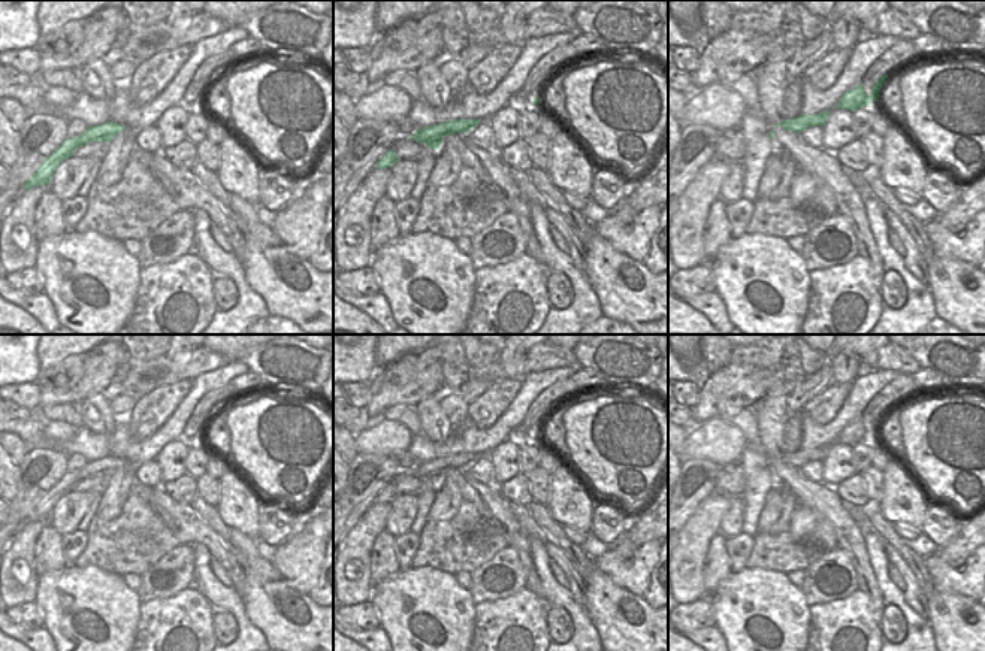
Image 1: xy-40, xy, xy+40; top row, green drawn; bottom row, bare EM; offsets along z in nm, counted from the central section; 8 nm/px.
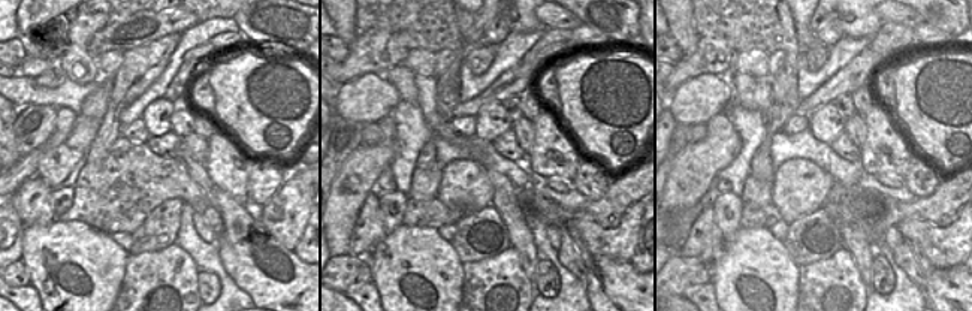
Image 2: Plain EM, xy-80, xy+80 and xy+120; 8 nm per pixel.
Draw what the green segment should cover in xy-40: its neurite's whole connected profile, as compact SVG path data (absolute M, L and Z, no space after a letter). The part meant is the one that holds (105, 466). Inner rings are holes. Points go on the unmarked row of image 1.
M109 455L96 461L87 461L87 464L79 470L66 472L66 475L34 505L31 512L25 515L24 526L36 520L49 520L49 514L58 499L72 491L79 481L88 476L109 476L124 463L124 460Z

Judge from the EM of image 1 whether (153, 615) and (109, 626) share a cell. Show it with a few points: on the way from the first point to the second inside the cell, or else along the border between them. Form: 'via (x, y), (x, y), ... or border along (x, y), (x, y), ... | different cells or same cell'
border along (142, 602), (139, 606), (138, 632), (135, 635) | different cells

